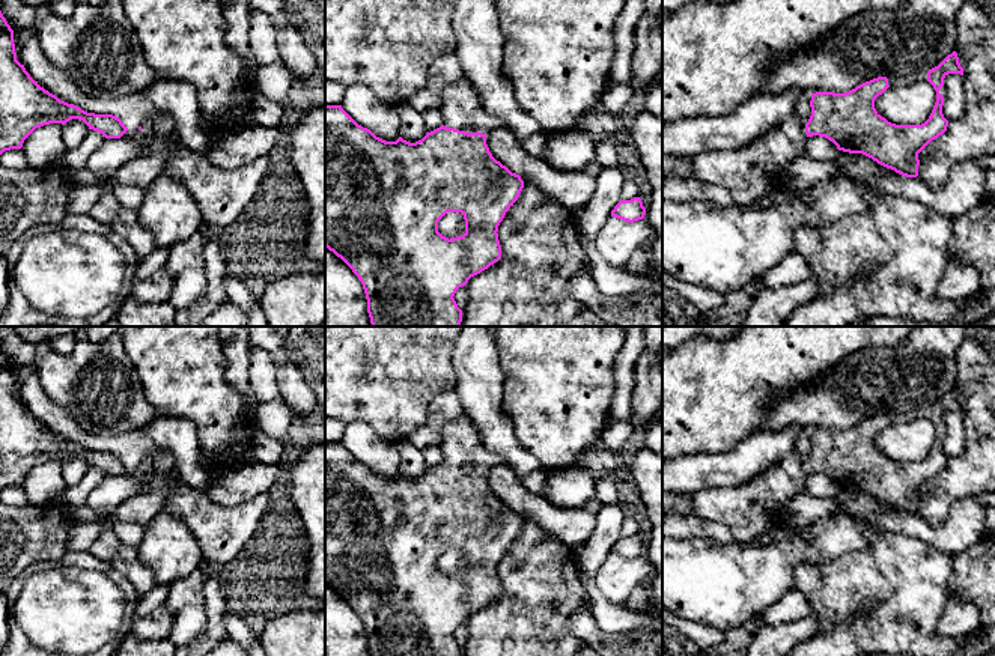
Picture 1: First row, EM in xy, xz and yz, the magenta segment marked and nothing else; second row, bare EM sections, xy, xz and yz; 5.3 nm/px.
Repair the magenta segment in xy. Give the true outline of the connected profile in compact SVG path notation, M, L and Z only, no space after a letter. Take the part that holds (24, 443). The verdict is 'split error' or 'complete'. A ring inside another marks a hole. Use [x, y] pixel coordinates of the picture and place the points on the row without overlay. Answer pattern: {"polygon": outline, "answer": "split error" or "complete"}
{"polygon": "M0 348L0 492L5 487L21 486L24 477L39 463L50 460L65 462L71 456L83 457L89 466L101 469L105 475L126 475L143 484L143 492L166 489L169 492L164 510L184 521L197 539L203 564L227 564L232 561L254 534L260 518L268 507L268 494L253 500L224 507L209 500L206 492L188 486L175 474L157 474L149 457L134 468L129 468L119 454L113 451L95 451L81 447L74 441L60 438L35 418L24 402L17 397L14 367Z", "answer": "split error"}

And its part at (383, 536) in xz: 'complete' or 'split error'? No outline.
split error

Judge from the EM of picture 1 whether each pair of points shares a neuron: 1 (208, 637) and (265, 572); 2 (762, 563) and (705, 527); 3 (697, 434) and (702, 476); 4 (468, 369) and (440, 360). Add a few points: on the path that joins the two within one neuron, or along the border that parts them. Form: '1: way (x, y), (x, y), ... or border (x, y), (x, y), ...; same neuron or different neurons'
1: way (216, 619), (216, 614), (247, 586); same neuron
2: border (694, 536), (720, 542), (733, 540); different neurons
3: border (733, 447), (724, 452), (691, 452), (678, 458); different neurons
4: border (455, 342), (452, 352), (453, 388); different neurons

